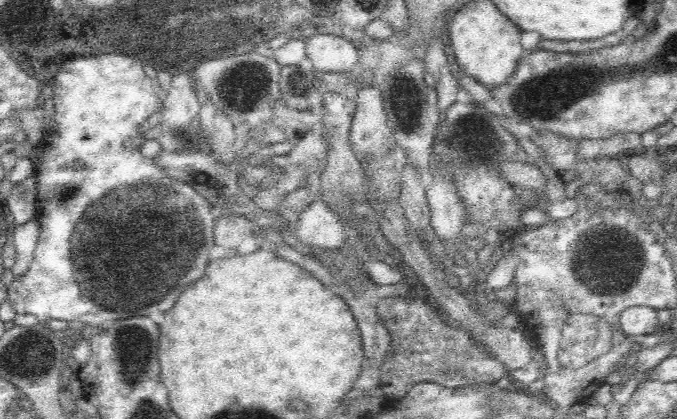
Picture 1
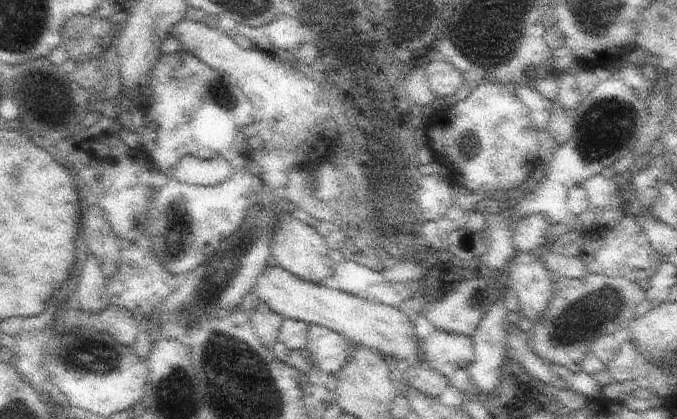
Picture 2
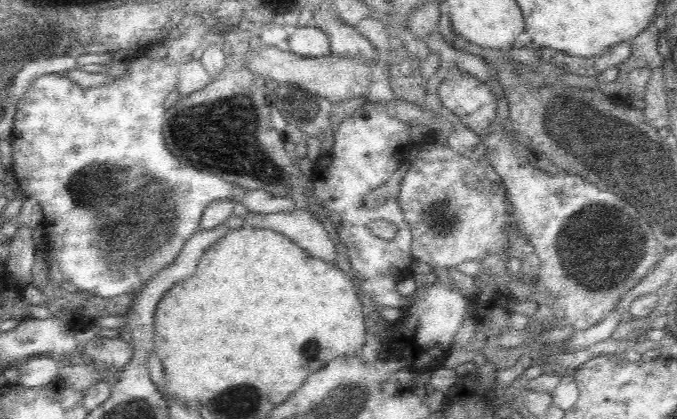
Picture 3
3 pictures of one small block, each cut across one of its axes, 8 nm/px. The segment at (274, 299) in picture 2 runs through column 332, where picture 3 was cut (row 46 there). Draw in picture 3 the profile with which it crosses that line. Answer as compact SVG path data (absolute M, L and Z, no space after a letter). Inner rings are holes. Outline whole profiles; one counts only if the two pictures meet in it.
M312 24L298 27L288 38L288 45L291 52L304 58L319 59L331 55L328 35Z

